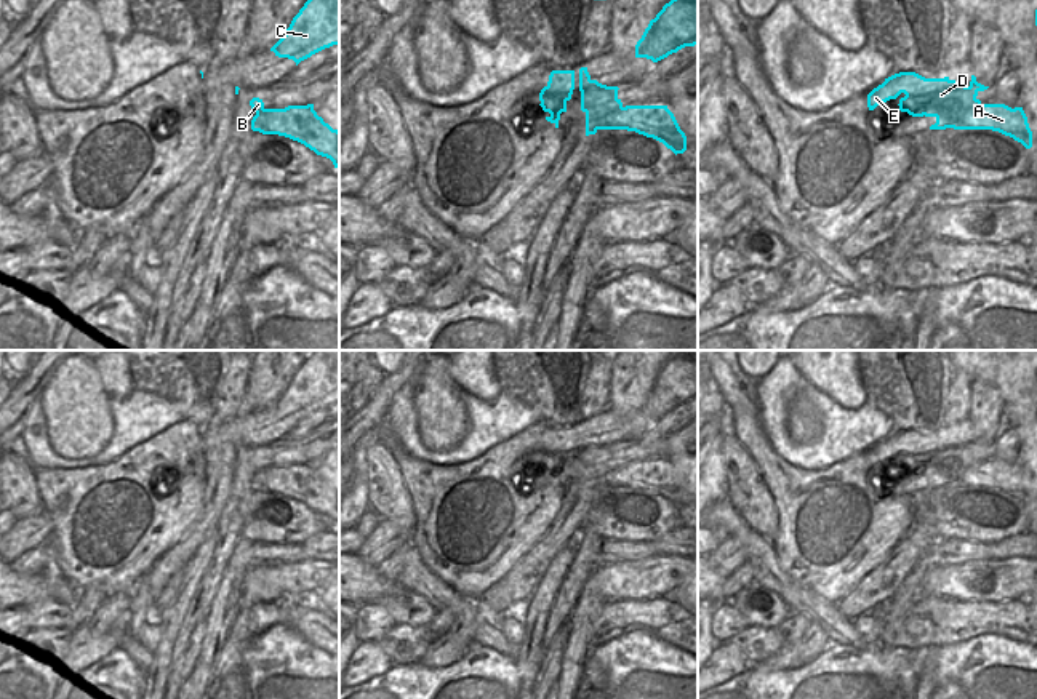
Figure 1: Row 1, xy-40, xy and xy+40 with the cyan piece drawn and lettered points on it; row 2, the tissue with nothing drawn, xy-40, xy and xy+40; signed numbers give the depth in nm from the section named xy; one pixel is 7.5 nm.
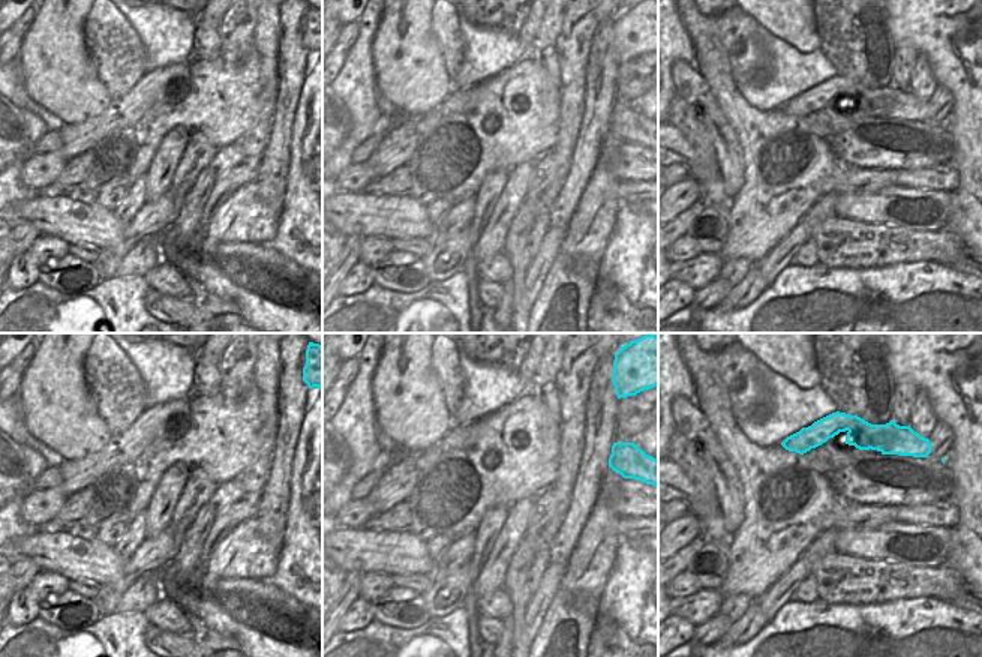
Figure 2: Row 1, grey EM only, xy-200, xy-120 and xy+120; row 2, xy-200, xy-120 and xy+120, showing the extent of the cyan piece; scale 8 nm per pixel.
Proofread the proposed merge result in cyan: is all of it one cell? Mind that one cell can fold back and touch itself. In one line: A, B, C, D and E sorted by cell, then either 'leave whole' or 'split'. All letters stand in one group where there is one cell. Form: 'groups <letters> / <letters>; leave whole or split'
groups A B D E / C; split

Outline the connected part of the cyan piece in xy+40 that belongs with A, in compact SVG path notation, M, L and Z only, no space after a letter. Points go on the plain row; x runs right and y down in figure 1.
M915 430L895 432L867 453L867 465L874 469L879 462L896 457L912 461L917 467L935 467L939 473L930 488L992 488L1032 505L1032 489L1023 465L1005 462L983 462L976 454L987 448L971 433L968 445L944 437L925 437Z

